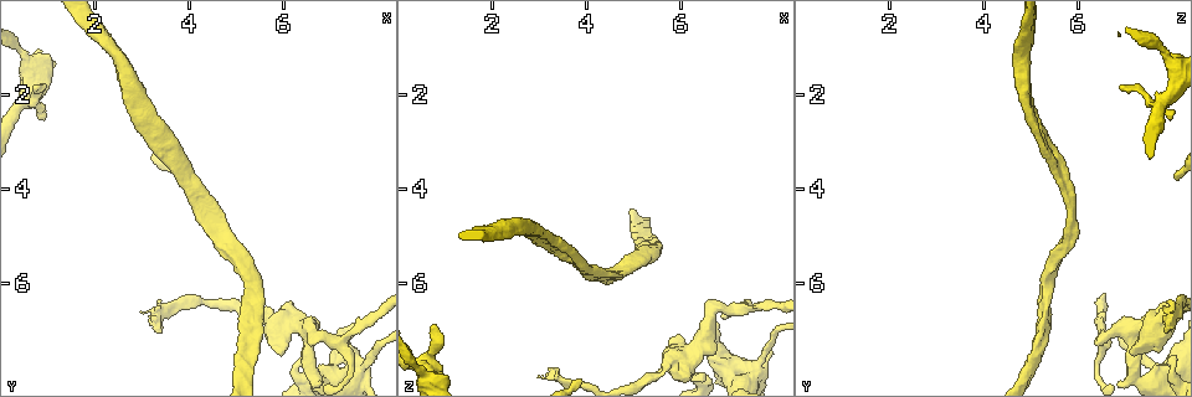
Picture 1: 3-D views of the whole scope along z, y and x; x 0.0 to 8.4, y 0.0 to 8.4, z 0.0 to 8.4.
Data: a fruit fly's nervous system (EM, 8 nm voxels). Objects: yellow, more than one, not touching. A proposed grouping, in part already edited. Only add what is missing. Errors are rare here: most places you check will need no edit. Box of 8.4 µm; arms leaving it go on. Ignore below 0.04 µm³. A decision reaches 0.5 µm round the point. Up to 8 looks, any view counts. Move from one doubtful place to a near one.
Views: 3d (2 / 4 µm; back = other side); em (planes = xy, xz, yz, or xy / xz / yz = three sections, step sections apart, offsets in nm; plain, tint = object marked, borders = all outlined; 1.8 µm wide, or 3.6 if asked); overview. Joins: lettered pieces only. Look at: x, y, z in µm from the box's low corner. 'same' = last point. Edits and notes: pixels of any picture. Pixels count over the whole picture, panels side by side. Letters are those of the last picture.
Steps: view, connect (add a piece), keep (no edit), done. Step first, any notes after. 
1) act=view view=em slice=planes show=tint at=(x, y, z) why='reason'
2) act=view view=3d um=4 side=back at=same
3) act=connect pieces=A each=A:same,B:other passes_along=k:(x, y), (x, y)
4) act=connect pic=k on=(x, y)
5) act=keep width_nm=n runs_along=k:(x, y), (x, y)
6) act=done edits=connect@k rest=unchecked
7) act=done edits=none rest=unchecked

act=view view=3d um=4 at=(7.50, 7.85, 7.75)

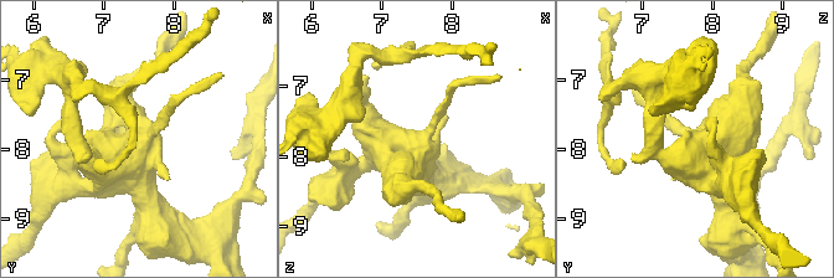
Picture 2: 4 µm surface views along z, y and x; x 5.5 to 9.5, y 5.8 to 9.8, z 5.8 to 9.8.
act=view view=em um=3.6 slice=xz step=8 show=tint at=(7.50, 7.90, 7.80) why='now the EM'

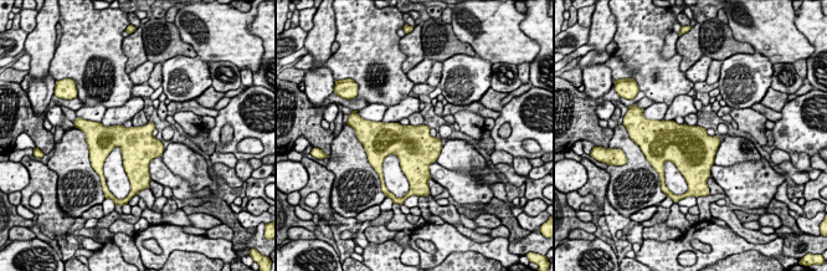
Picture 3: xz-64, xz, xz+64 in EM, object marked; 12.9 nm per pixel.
act=view view=em um=3.6 slice=xz step=8 show=borders at=same why='see the neighbours'

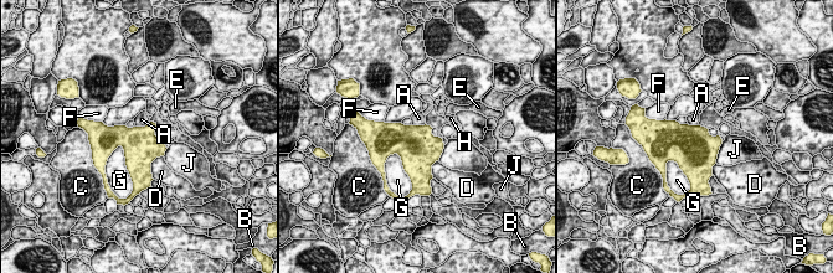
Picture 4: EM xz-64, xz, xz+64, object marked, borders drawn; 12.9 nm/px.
act=keep each=A:other,B:other,C:other,D:other,E:other,F:other,G:other,H:other,J:other border=4:(150, 122), (135, 127) found='none of them fits'

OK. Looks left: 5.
act=view view=em slice=planes show=borders at=(3.45, 7.10, 7.80) why='end of a long branch'

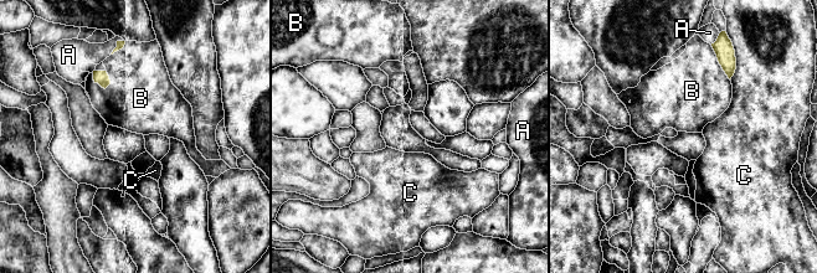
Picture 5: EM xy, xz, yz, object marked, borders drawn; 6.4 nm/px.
act=keep each=A:other,B:other,C:other border=5:(92, 72), (102, 87), (111, 83) found='no lettered piece goes on from it'

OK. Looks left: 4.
act=view view=em slice=xz step=16 show=borders at=(4.70, 4.55, 5.85) why='an open end'

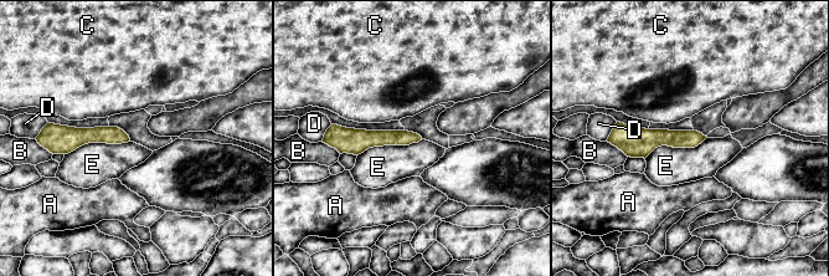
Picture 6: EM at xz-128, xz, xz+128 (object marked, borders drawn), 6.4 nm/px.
act=keep longest_contact=E:440nm each=A:other,B:other,C:other,D:other,E:other found='no lettered piece goes on from it'

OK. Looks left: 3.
act=view view=em slice=planes show=borders at=(0.80, 1.80, 6.95) why='tapers out'

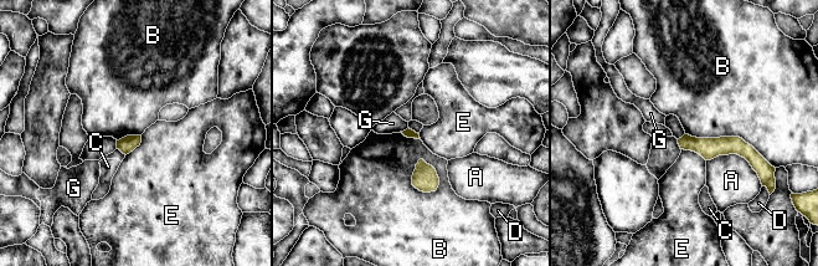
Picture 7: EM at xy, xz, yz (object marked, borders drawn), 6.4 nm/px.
act=keep each=A:other,B:other,C:other,D:other,E:other,G:other found='no lettered piece goes on from it'

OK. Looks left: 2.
act=done edits=none rest=unchecked

